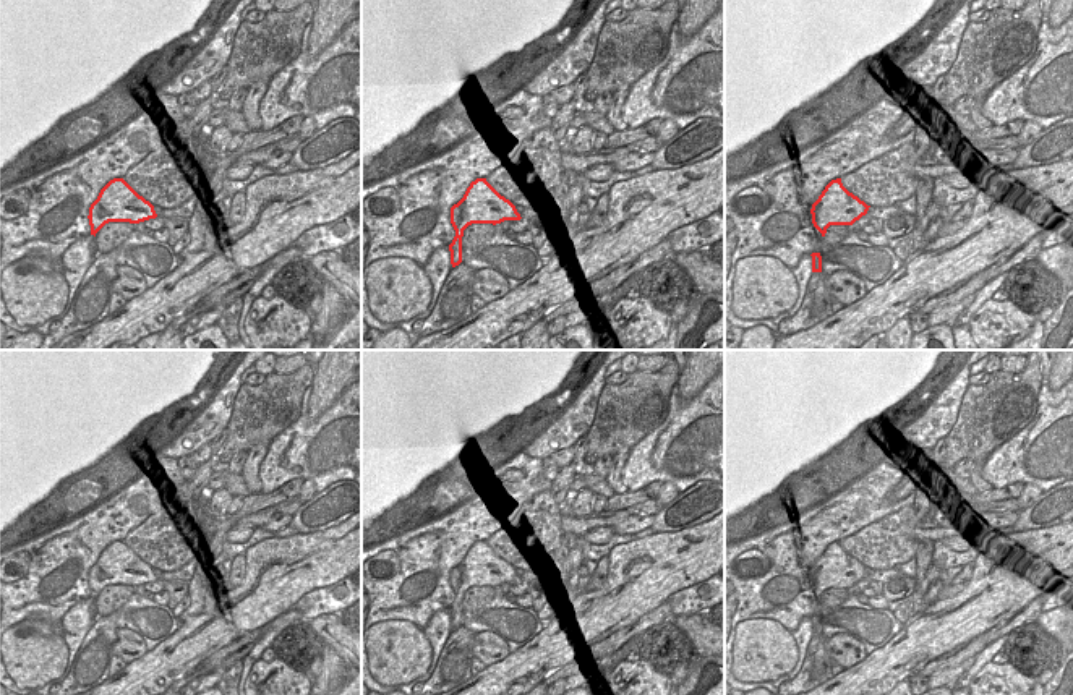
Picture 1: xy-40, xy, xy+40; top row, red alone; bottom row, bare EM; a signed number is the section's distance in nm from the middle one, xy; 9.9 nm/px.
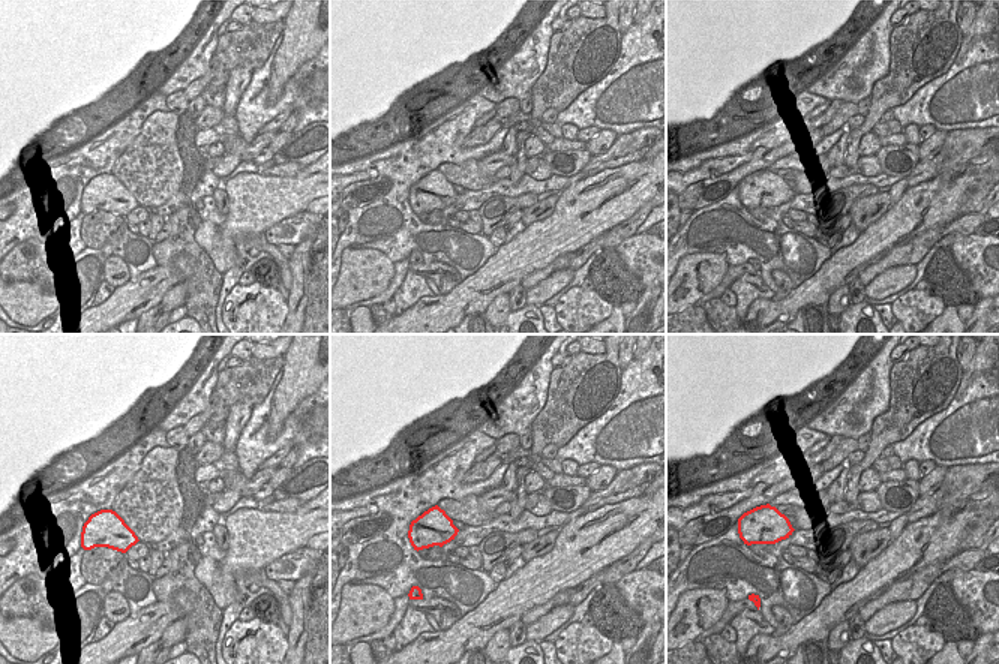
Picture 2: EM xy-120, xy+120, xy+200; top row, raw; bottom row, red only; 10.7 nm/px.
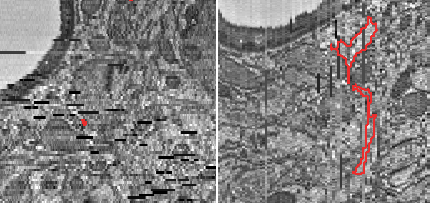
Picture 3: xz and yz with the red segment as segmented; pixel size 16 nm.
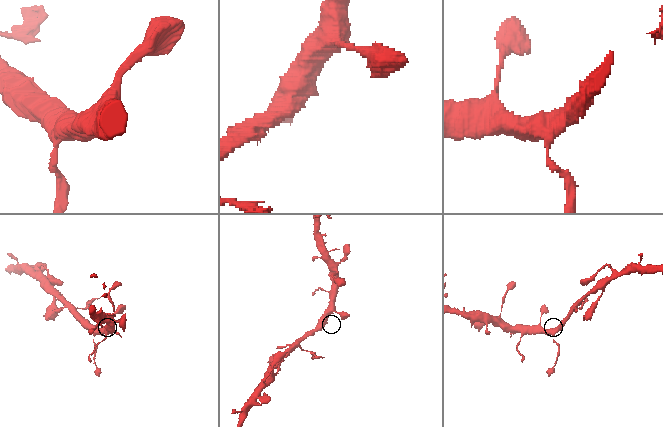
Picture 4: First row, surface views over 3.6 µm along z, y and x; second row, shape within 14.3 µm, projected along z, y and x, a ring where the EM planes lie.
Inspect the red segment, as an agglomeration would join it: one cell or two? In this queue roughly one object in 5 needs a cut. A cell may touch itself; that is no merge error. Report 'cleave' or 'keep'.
keep

